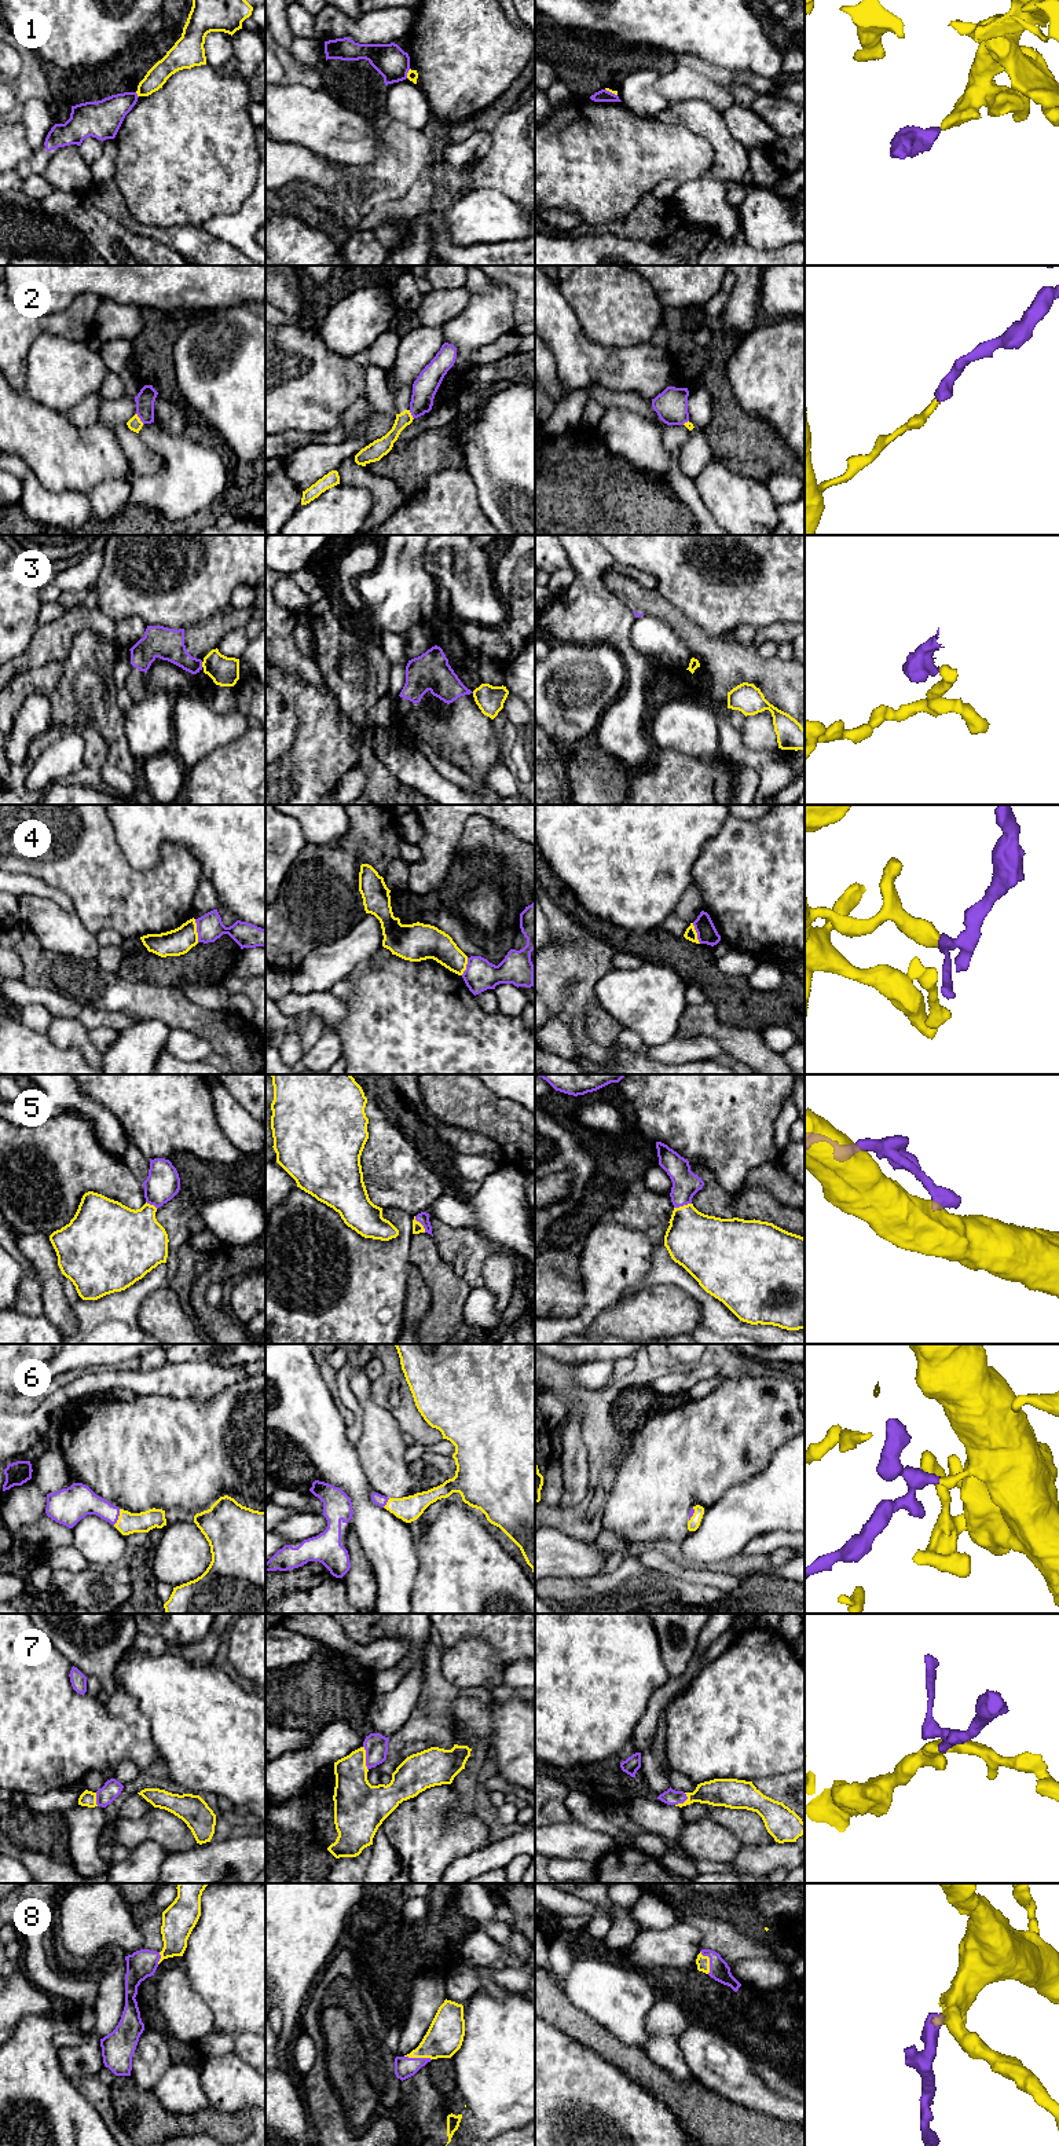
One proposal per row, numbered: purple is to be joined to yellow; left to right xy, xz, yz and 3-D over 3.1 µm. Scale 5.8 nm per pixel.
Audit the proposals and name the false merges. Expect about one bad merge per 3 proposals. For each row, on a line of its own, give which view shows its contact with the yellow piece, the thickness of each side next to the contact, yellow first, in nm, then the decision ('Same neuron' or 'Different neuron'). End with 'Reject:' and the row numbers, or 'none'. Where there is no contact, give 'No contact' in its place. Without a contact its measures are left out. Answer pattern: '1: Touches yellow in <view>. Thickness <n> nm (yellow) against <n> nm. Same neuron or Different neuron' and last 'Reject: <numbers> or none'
1: Touches yellow in xz. Thickness 60 nm (yellow) against 190 nm. Different neuron
2: Touches yellow in xy. Thickness 80 nm (yellow) against 110 nm. Different neuron
3: Touches yellow in xy. Thickness 170 nm (yellow) against 190 nm. Different neuron
4: Touches yellow in xy. Thickness 160 nm (yellow) against 160 nm. Different neuron
5: Touches yellow in xz. Thickness 60 nm (yellow) against 70 nm. Same neuron
6: Touches yellow in xy. Thickness 130 nm (yellow) against 180 nm. Same neuron
7: Touches yellow in xz. Thickness 260 nm (yellow) against 140 nm. Same neuron
8: Touches yellow in xz. Thickness 220 nm (yellow) against 120 nm. Same neuron
Reject: 1, 2, 3, 4

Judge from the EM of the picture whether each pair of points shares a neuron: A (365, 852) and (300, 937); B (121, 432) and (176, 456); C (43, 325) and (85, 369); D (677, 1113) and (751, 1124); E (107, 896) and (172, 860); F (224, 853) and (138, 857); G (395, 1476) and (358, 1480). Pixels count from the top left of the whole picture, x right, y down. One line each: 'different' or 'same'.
A: same
B: different
C: different
D: same
E: same
F: same
G: different

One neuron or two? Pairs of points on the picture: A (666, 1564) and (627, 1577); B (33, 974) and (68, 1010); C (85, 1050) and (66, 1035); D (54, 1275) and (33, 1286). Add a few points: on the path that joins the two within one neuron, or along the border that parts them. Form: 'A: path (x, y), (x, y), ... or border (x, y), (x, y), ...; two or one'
A: border (637, 1557), (649, 1568), (682, 1578); two
B: border (21, 980), (29, 985), (52, 989), (76, 1003); two
C: path (81, 1046), (70, 1035); one
D: border (32, 1273), (41, 1288), (43, 1314); two

